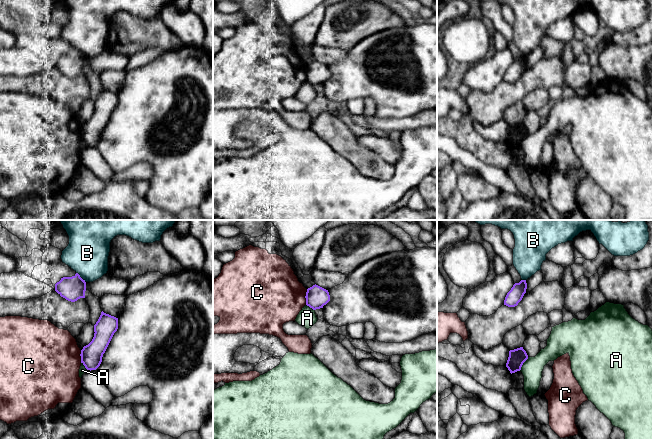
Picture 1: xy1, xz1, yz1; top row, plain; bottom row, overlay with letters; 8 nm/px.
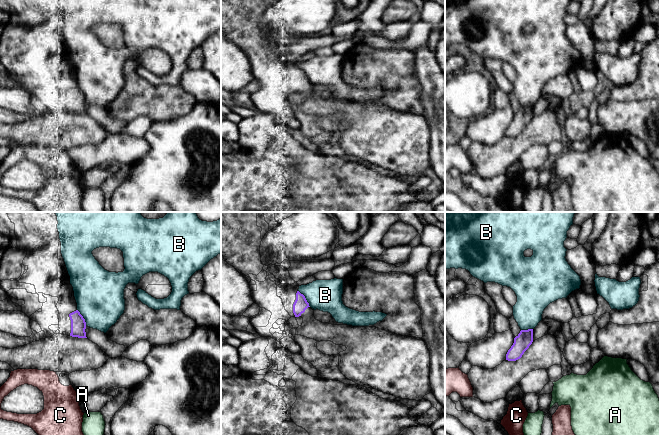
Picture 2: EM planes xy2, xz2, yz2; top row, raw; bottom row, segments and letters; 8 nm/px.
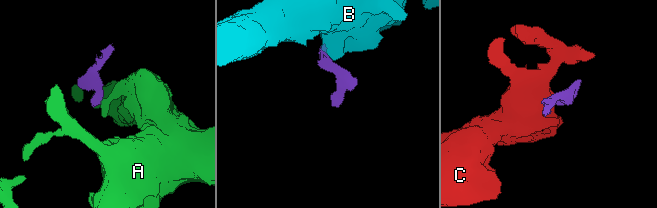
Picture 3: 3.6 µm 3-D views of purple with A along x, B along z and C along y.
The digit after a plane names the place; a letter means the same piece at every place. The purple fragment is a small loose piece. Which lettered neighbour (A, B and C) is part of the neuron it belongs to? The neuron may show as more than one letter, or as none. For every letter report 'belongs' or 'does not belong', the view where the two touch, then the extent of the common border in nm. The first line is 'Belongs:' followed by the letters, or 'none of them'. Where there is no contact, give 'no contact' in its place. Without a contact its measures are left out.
Belongs: none of them
A: does not belong | yz1 | 130 nm
B: does not belong | xz2 | 170 nm
C: does not belong | xz1 | 130 nm

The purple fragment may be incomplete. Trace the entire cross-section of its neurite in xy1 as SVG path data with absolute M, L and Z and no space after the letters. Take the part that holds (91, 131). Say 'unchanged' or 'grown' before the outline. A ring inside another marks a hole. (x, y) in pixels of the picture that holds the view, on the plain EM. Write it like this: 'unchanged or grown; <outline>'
unchanged; M101 88L94 101L92 117L81 126L81 139L87 146L96 146L101 138L114 109L118 105L118 94Z

